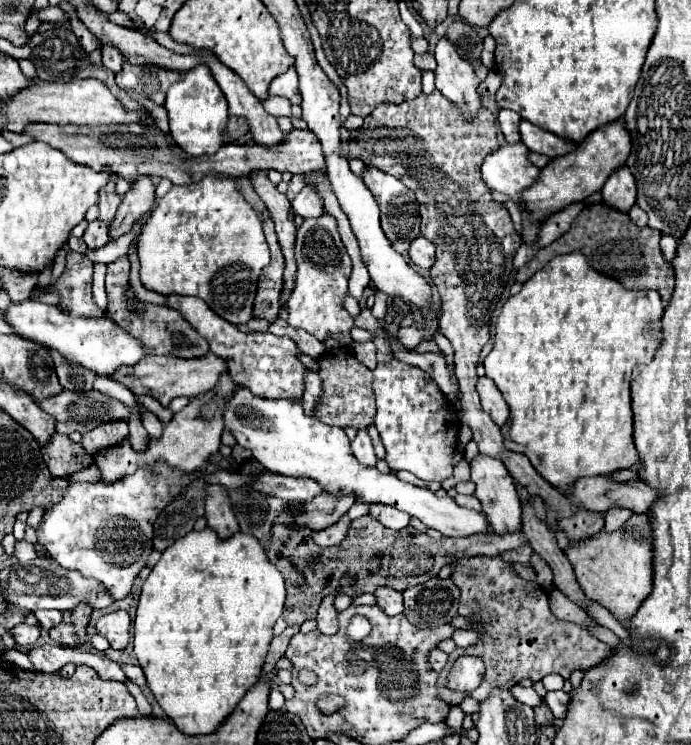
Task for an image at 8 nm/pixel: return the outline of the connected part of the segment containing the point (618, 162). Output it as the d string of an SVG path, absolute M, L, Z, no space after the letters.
M621 119L595 129L577 145L575 151L563 157L555 157L545 169L541 169L535 187L525 191L525 203L529 203L529 211L533 211L533 215L551 215L573 201L585 201L591 193L601 191L613 171L625 165L629 151L631 135Z

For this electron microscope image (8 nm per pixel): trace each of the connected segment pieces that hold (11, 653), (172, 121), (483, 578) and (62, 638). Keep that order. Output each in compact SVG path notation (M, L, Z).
M10 649L3 654L2 658L9 663L13 663L13 665L17 665L17 667L21 667L21 669L25 669L26 671L33 670L33 664L30 661L29 656L24 652Z
M199 63L197 67L189 69L187 73L181 75L181 79L177 83L173 83L167 91L167 99L165 99L165 109L169 113L169 131L175 139L175 143L189 155L213 155L221 145L227 143L225 135L221 135L225 131L225 123L227 123L227 101L225 101L225 95L223 91L219 89L217 81L213 79L211 71L207 65Z
M473 557L457 561L451 579L457 581L461 589L461 601L471 601L467 609L461 609L459 615L475 613L475 609L485 615L485 641L467 649L455 649L449 655L449 667L463 655L475 655L485 661L485 675L481 685L469 693L469 697L481 701L493 687L513 687L521 679L541 681L549 673L559 673L563 679L569 679L573 669L589 669L597 665L609 651L611 645L595 639L587 629L555 619L549 611L549 599L545 589L535 581L521 579L509 563L501 557Z
M79 603L73 611L63 613L63 621L49 631L51 639L61 643L61 645L67 645L67 647L83 645L83 641L85 641L85 627L89 623L91 611L93 609L89 607L89 603Z

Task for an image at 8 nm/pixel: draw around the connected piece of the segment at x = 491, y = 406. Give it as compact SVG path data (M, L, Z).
M479 377L477 381L477 391L481 397L481 405L483 409L491 415L491 419L501 427L507 419L509 419L509 407L503 399L503 395L499 393L499 389L495 387L495 383L487 377Z

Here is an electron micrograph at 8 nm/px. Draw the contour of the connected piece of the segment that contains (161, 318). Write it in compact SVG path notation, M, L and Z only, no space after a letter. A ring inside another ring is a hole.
M119 257L117 261L107 265L107 317L111 317L115 323L121 323L133 337L141 339L149 351L149 355L175 355L175 357L197 357L209 353L207 341L181 317L179 311L167 307L167 305L153 305L139 299L131 299L127 295L127 281L129 281L129 259Z

